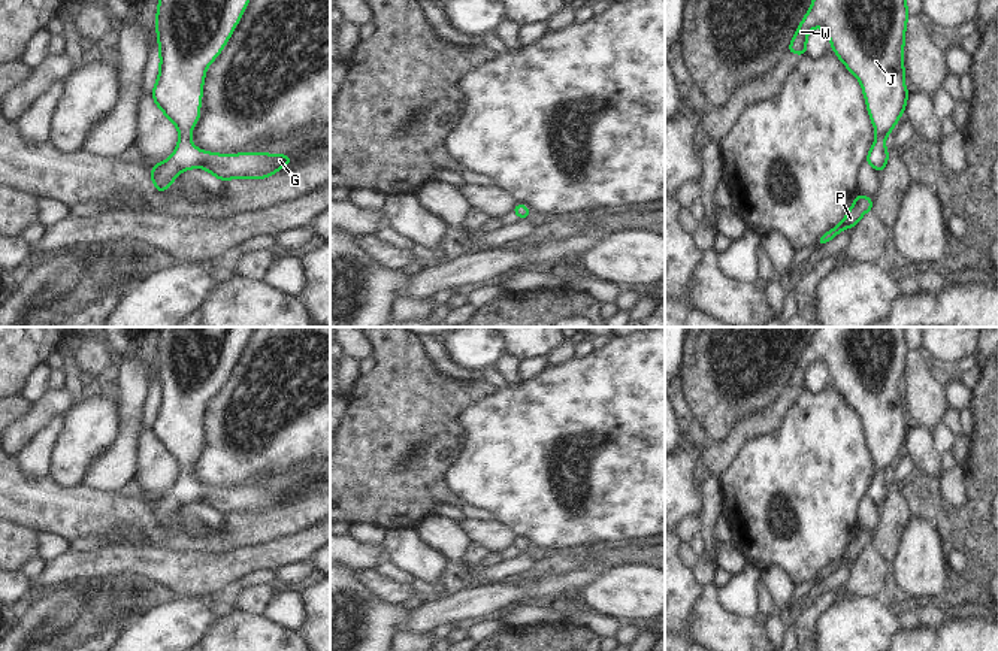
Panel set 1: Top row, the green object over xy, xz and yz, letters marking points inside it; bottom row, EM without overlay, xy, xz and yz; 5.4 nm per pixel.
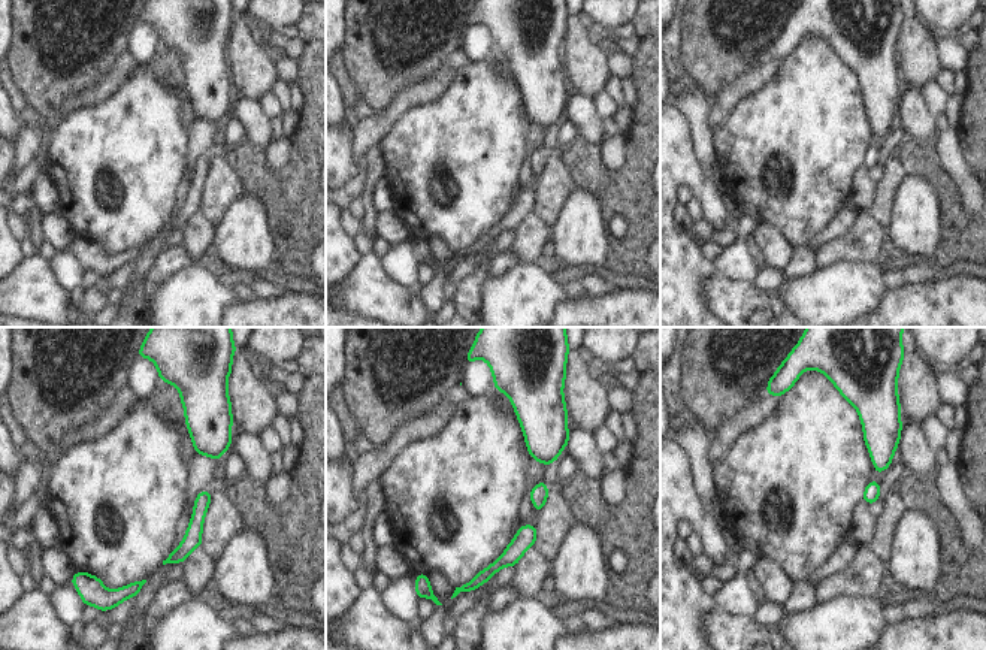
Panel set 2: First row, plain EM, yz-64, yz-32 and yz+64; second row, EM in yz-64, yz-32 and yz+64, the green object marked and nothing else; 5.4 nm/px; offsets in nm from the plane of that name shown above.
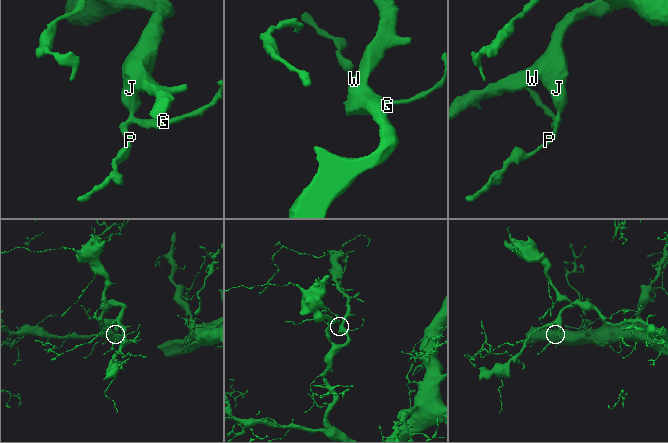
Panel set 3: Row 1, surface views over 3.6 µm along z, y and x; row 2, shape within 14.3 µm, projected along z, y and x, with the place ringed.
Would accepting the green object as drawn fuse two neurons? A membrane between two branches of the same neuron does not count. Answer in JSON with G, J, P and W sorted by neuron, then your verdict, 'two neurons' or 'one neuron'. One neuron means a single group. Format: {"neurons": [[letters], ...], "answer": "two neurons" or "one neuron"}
{"neurons": [["G", "J", "P", "W"]], "answer": "one neuron"}

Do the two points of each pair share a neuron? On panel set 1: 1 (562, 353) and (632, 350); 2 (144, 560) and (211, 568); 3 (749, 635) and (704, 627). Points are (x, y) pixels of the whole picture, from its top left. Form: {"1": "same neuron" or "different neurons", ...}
{"1": "different neurons", "2": "same neuron", "3": "same neuron"}

